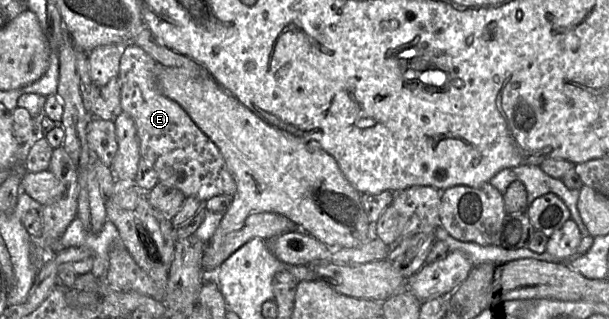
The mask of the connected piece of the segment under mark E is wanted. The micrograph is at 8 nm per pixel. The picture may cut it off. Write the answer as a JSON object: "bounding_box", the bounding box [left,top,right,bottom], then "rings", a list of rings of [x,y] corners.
{"bounding_box":[118,44,237,204],"rings":[[[135,44],[123,46],[118,74],[120,102],[122,112],[130,115],[135,122],[141,158],[157,172],[160,184],[179,189],[186,198],[193,197],[204,204],[207,200],[218,195],[233,197],[237,185],[220,150],[177,102],[160,92],[156,82],[156,73],[157,62],[142,48]]]}

